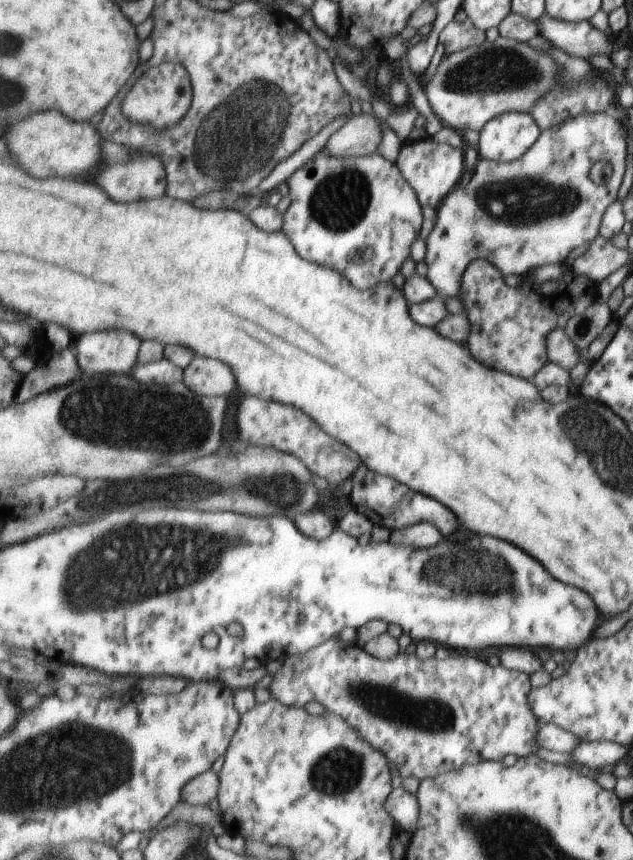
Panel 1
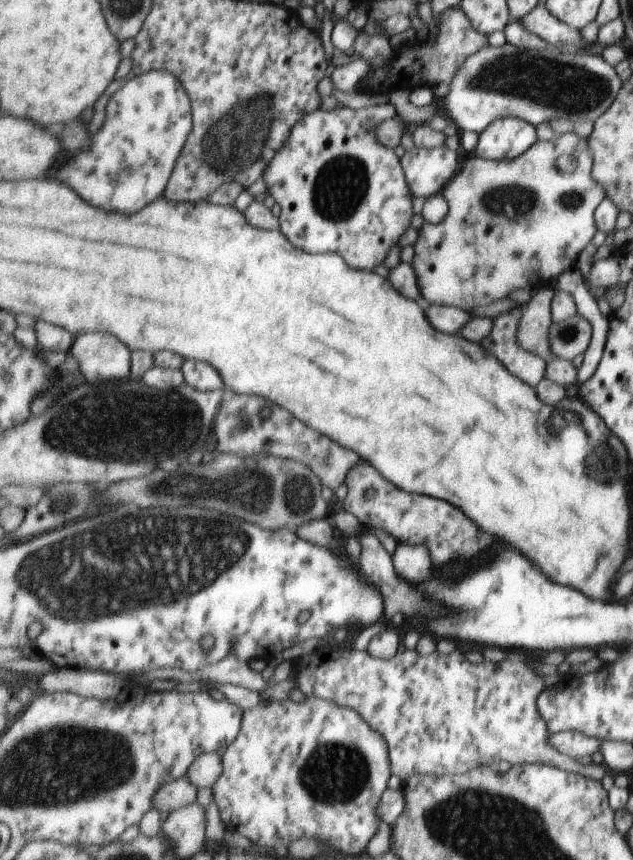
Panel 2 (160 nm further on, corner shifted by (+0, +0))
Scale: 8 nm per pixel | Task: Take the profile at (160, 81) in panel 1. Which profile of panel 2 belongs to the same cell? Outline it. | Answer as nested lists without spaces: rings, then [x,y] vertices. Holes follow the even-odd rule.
[[[168,69],[154,70],[129,80],[112,98],[109,108],[106,128],[100,134],[92,135],[94,146],[88,152],[74,154],[74,158],[54,178],[74,186],[74,190],[84,200],[90,200],[90,204],[98,204],[98,208],[122,214],[136,214],[144,210],[150,202],[165,196],[173,180],[178,160],[189,143],[189,136],[193,135],[193,100],[180,76]]]

